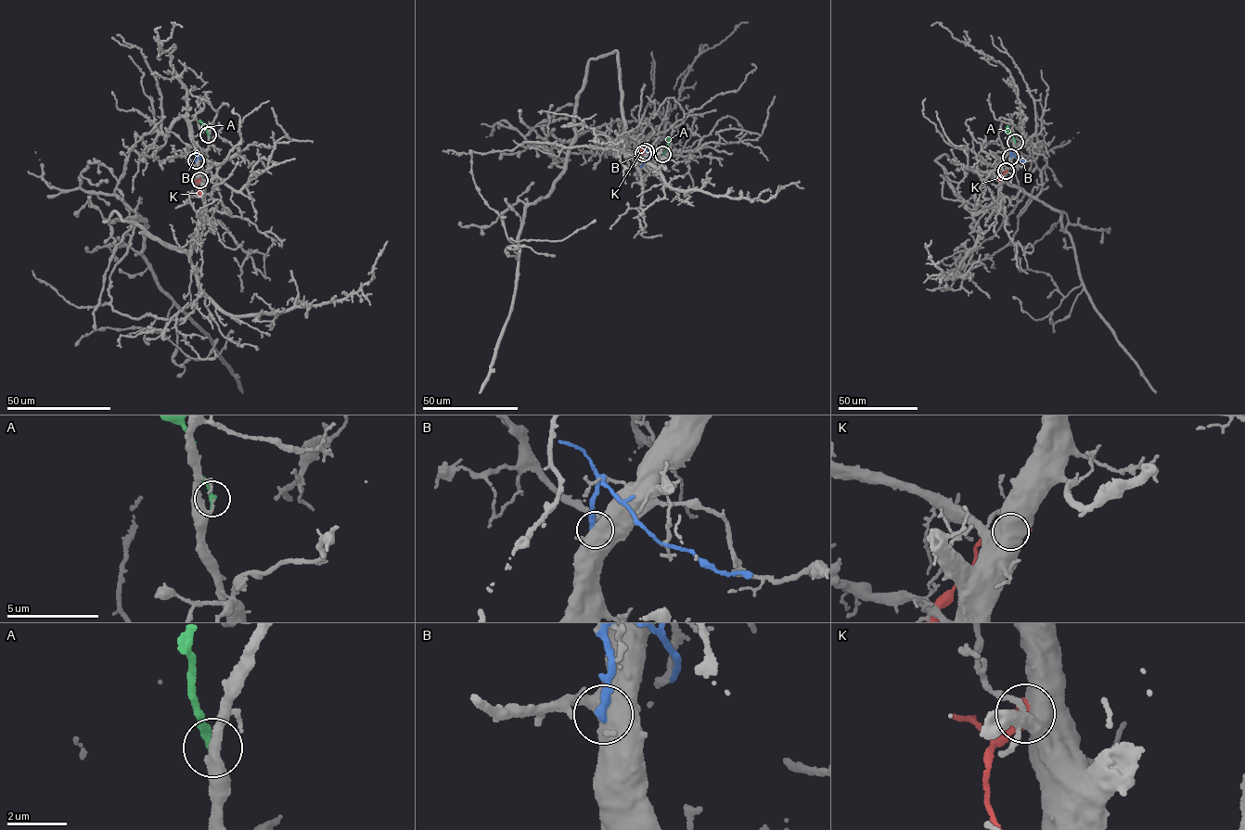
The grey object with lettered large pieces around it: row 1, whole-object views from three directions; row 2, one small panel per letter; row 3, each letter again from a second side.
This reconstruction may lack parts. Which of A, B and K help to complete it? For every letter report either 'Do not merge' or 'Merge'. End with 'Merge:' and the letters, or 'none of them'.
A: Merge
B: Do not merge
K: Do not merge
Merge: A

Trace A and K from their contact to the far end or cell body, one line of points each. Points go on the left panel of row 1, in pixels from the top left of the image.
A: (208, 134), (199, 120)
K: (199, 180), (197, 186), (200, 196)

